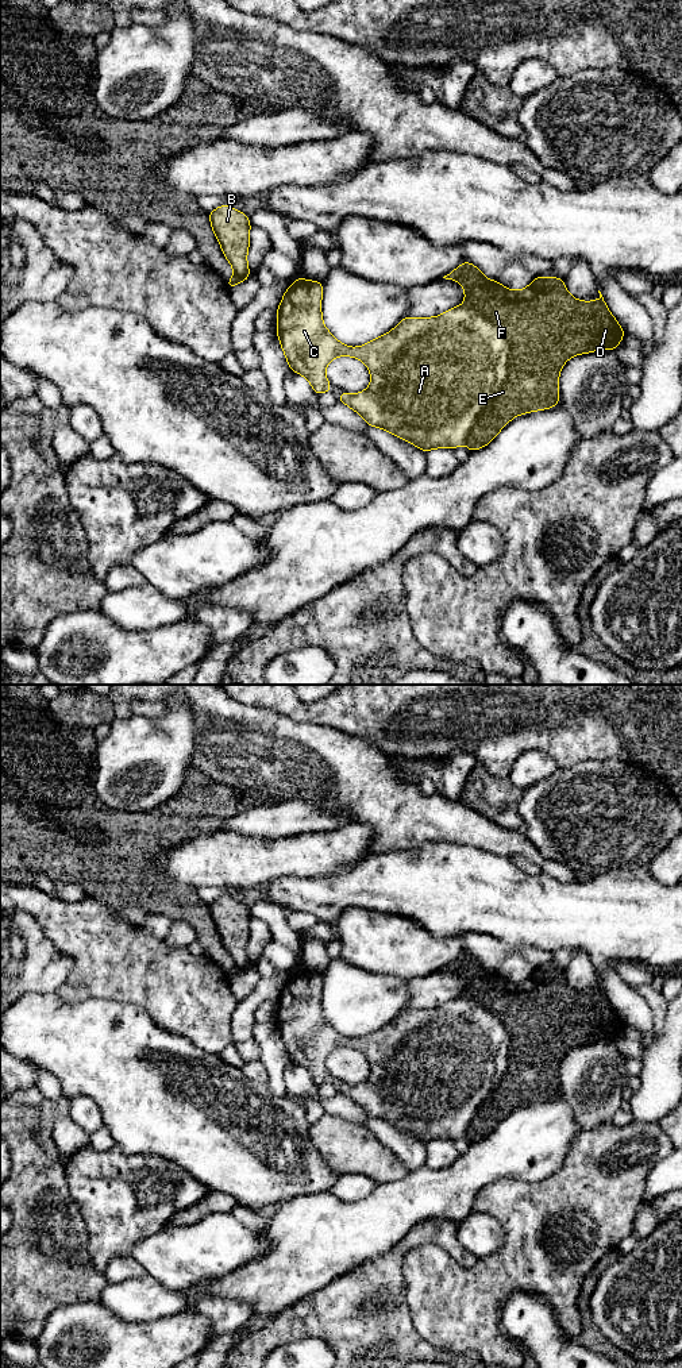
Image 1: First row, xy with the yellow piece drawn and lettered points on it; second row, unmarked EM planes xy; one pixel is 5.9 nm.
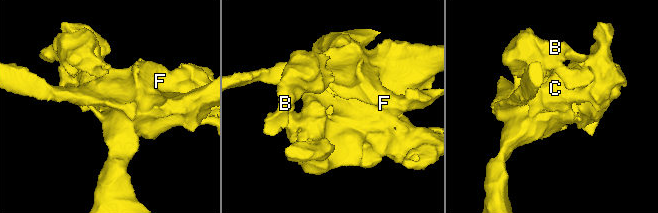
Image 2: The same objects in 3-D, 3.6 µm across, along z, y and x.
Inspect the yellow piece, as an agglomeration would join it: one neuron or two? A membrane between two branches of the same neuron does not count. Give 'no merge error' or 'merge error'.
merge error

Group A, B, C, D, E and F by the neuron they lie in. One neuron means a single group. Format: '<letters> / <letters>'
A C D E F / B

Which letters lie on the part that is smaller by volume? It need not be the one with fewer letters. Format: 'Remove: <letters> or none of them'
Remove: B

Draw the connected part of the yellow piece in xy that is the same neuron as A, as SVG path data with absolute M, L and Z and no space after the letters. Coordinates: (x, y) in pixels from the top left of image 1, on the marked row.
M463 262L454 271L448 273L443 278L454 280L462 285L465 289L465 302L462 305L454 307L444 313L435 317L404 317L390 332L363 344L359 347L348 347L342 344L324 325L321 315L321 297L323 286L321 281L308 281L305 278L297 278L293 285L285 290L281 304L277 309L277 335L280 344L284 350L285 358L289 363L289 369L297 374L305 377L315 393L319 396L324 392L331 392L331 382L325 377L325 369L328 363L336 357L352 357L361 359L369 369L371 379L366 390L361 393L347 393L342 392L339 396L339 402L346 404L348 408L359 413L370 427L377 427L388 431L389 433L404 439L421 451L427 452L434 448L456 448L466 444L470 451L477 451L488 446L498 432L516 416L528 412L543 411L554 408L559 404L559 374L562 366L575 355L587 354L598 350L616 350L619 343L625 335L625 331L620 327L614 316L608 309L605 300L600 293L596 301L582 301L574 298L565 286L563 278L556 277L536 277L533 281L521 290L510 290L501 285L498 281L492 281L486 278L481 270L470 262Z

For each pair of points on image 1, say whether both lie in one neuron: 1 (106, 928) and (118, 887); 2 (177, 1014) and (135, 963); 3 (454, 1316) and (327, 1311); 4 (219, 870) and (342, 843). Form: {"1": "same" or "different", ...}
{"1": "different", "2": "same", "3": "different", "4": "same"}

